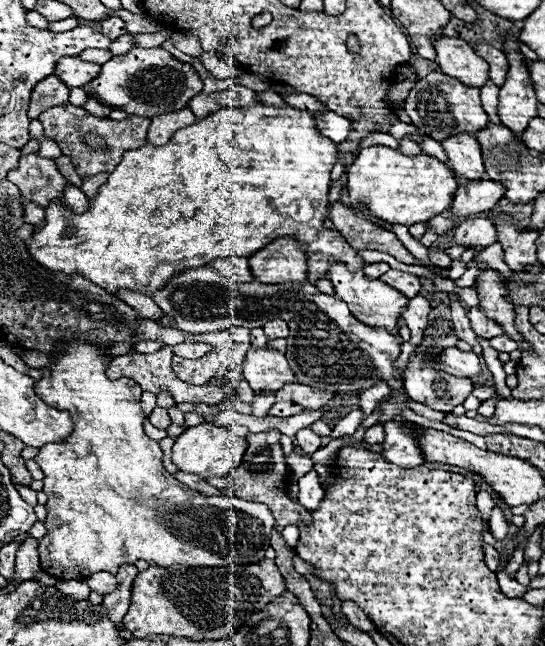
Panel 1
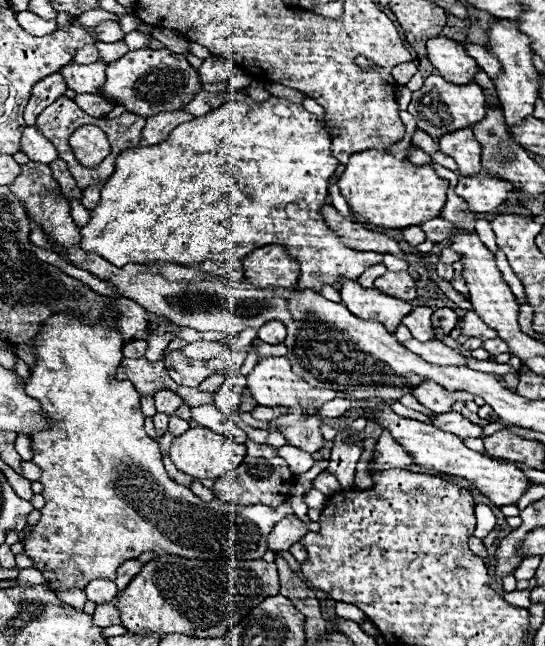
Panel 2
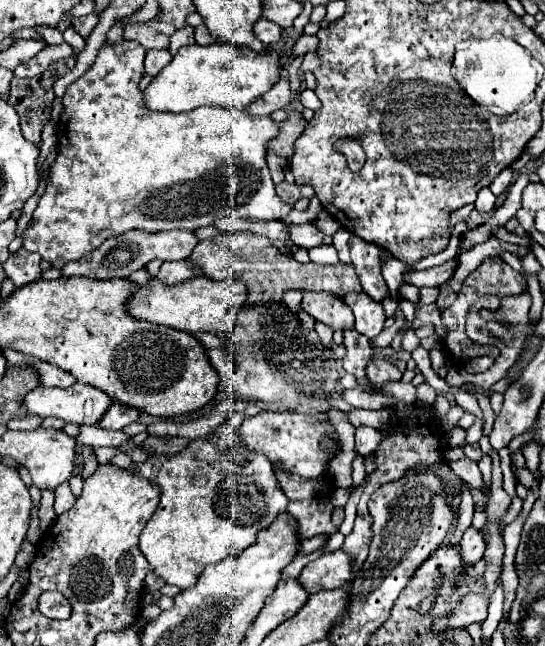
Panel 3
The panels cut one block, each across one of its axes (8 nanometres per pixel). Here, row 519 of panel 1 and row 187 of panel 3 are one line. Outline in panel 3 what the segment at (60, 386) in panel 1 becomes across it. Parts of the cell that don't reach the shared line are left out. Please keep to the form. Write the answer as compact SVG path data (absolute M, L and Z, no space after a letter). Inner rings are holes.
M130 16L118 18L114 22L114 26L106 34L106 42L100 48L92 68L84 76L80 76L76 82L72 82L64 94L64 106L66 108L64 108L64 114L58 122L58 126L60 126L60 130L58 130L58 142L60 142L58 144L58 156L52 164L46 192L40 198L38 208L34 210L34 224L24 234L24 248L30 252L38 252L54 268L62 268L68 260L82 258L86 252L96 250L106 238L124 234L126 230L144 230L144 232L160 232L160 230L174 230L174 228L196 230L200 226L210 226L214 220L218 220L222 216L232 216L232 214L240 216L240 218L252 218L252 220L280 220L292 210L292 204L284 202L274 192L274 182L270 178L270 172L268 172L268 166L264 160L266 144L268 144L268 140L272 140L276 136L278 124L274 120L270 120L270 116L248 116L244 112L236 112L236 110L226 108L226 106L200 106L200 108L194 108L192 112L180 112L180 114L150 112L148 108L144 108L138 82L144 76L144 54L146 54L146 50L138 42L126 42L124 40L124 36L122 36L124 26L130 22L132 22Z

